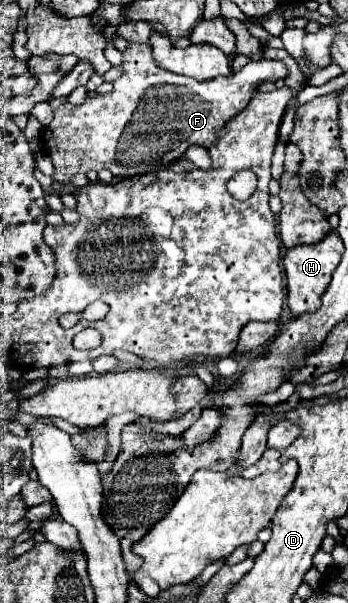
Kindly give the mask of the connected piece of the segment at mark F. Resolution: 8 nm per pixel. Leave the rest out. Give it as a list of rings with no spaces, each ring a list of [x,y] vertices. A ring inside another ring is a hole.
[[[130,41],[122,53],[124,73],[106,95],[88,97],[82,105],[64,103],[54,111],[52,125],[44,129],[44,147],[54,163],[52,179],[68,185],[78,173],[110,169],[114,177],[138,177],[178,161],[190,145],[210,149],[222,127],[246,109],[250,97],[264,81],[284,79],[288,69],[280,61],[250,61],[242,71],[210,81],[194,81],[160,69],[150,43]]]

